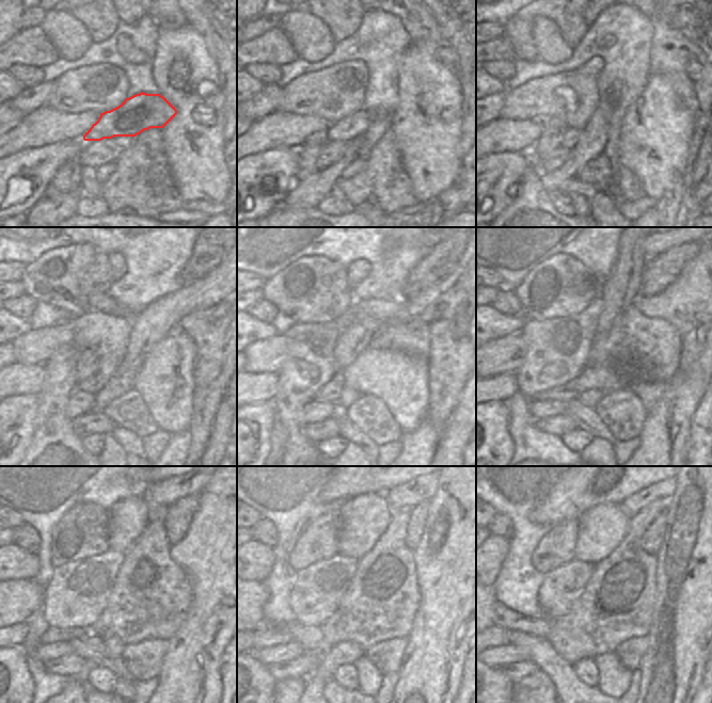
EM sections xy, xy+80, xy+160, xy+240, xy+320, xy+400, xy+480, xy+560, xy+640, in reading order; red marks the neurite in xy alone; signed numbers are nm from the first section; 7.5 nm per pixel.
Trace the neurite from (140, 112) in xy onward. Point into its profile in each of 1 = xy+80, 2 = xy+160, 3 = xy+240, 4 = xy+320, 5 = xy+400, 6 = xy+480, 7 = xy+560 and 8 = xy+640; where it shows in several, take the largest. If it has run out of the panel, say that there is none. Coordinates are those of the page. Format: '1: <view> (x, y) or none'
1: xy+80 (354, 126)
2: xy+160 (571, 137)
3: xy+240 (95, 383)
4: xy+320 (330, 392)
5: xy+400 (566, 392)
6: xy+480 (53, 634)
7: xy+560 (264, 636)
8: xy+640 (497, 636)

